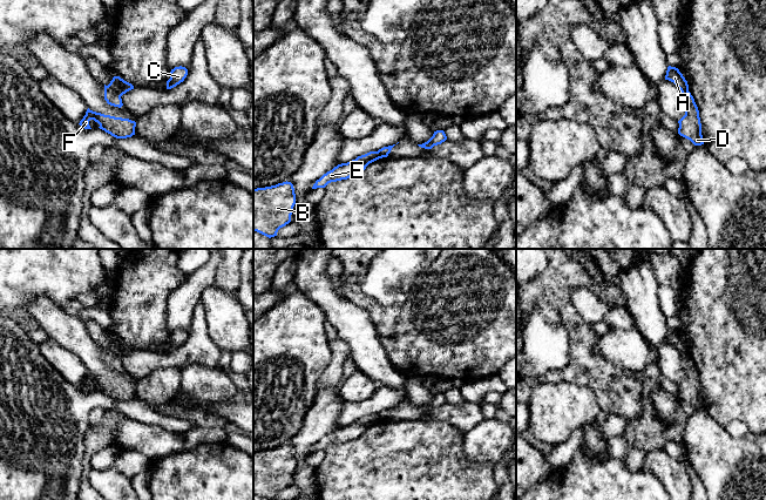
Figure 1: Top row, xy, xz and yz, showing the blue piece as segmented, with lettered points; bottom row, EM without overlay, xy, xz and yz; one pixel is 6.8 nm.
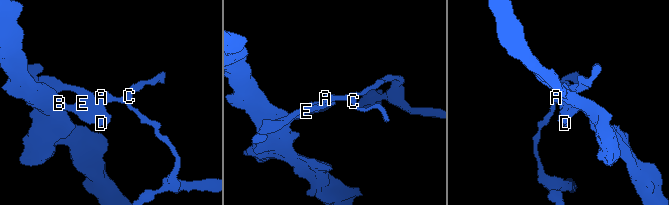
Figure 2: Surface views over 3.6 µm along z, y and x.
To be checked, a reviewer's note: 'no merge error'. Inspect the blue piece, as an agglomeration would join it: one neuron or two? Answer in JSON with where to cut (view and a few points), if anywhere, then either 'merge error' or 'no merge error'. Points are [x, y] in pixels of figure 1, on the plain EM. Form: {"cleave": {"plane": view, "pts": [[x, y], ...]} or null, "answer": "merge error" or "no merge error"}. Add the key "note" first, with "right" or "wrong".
{"note": "wrong", "cleave": {"plane": "xy", "pts": [[107, 349], [120, 359]]}, "answer": "merge error"}

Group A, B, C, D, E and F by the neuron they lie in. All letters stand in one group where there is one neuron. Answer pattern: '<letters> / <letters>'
A C / B D E F

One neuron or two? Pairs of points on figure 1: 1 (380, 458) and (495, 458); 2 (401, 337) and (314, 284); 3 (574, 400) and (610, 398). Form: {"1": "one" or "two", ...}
{"1": "two", "2": "two", "3": "two"}

